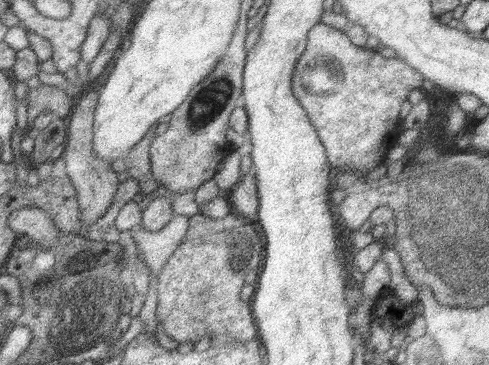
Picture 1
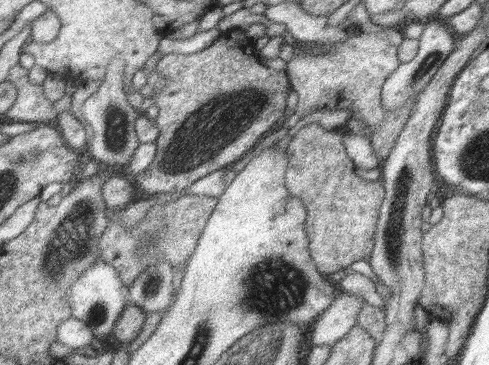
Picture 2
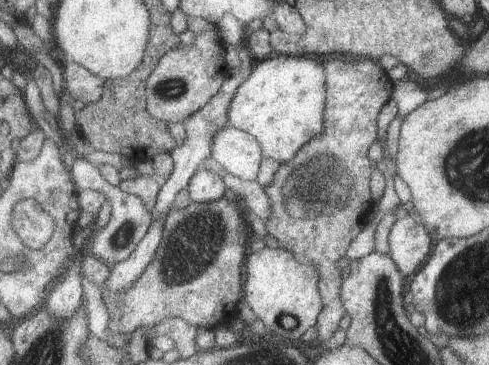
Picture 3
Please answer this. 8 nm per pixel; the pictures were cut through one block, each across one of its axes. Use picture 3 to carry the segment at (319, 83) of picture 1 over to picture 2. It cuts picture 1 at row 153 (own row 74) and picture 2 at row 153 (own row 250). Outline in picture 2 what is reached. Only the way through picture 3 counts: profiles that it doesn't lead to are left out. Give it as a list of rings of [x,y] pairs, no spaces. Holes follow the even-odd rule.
[[[313,122],[301,128],[285,148],[289,154],[285,186],[307,208],[305,232],[309,238],[309,254],[317,270],[327,276],[345,270],[355,260],[363,260],[373,252],[379,206],[385,198],[381,186],[369,184],[355,174],[353,160],[343,146],[343,134],[347,134],[345,128],[325,130]]]

